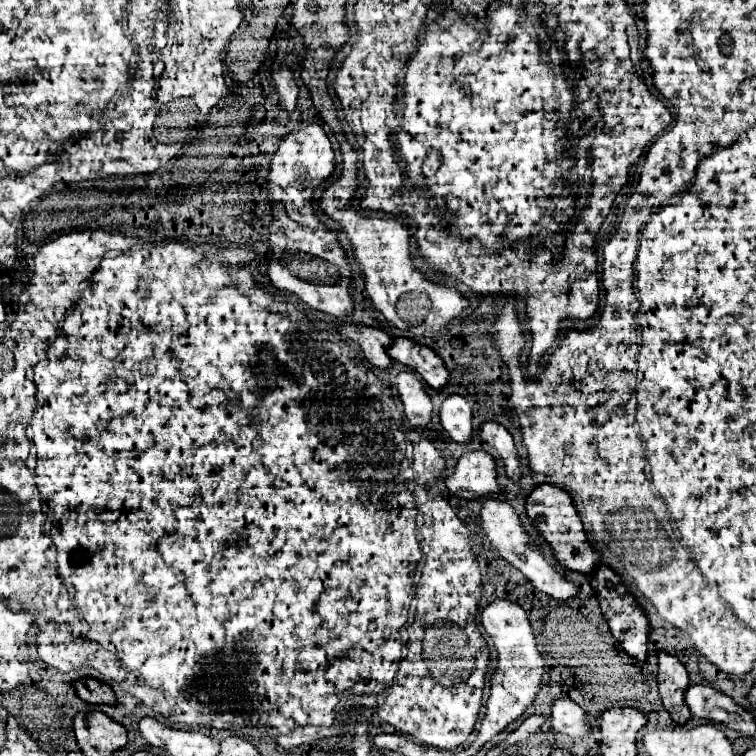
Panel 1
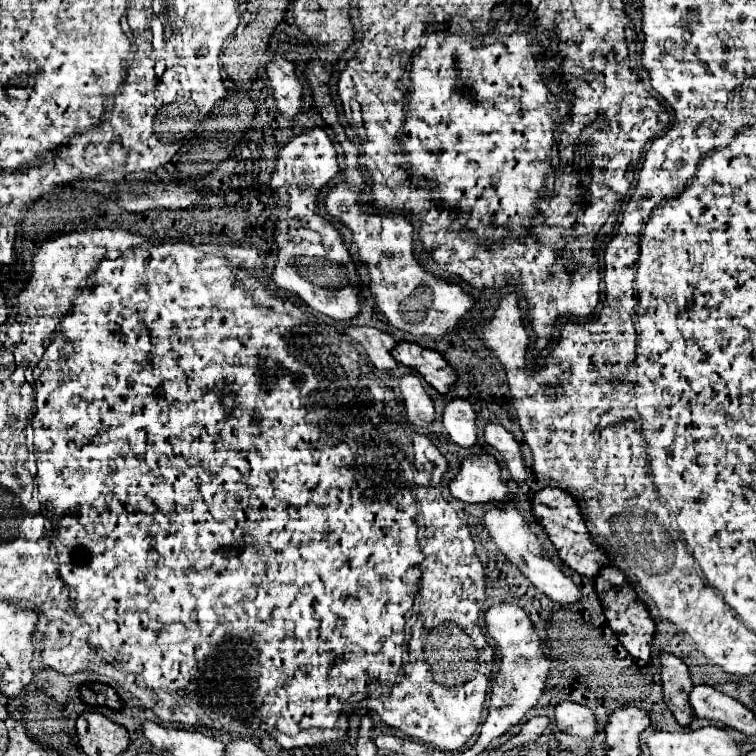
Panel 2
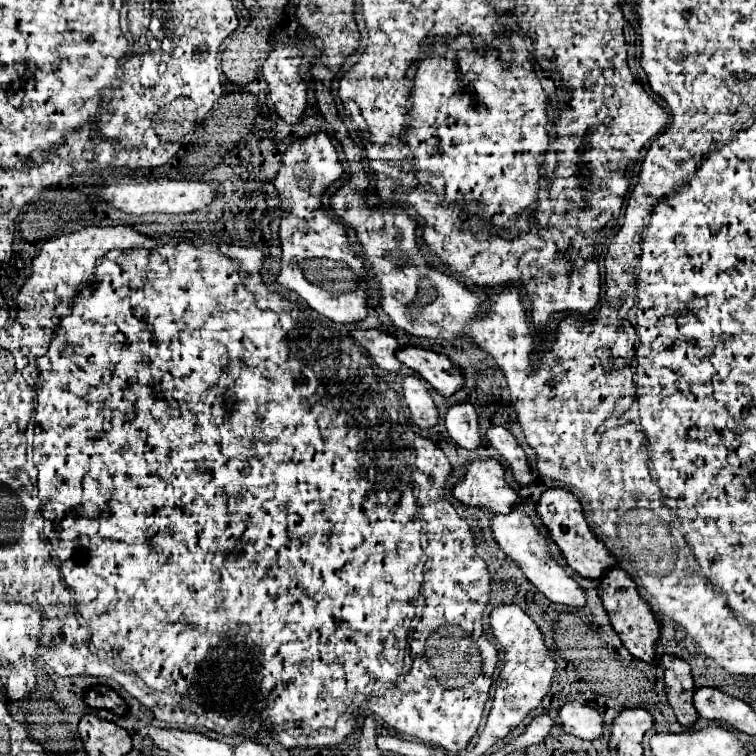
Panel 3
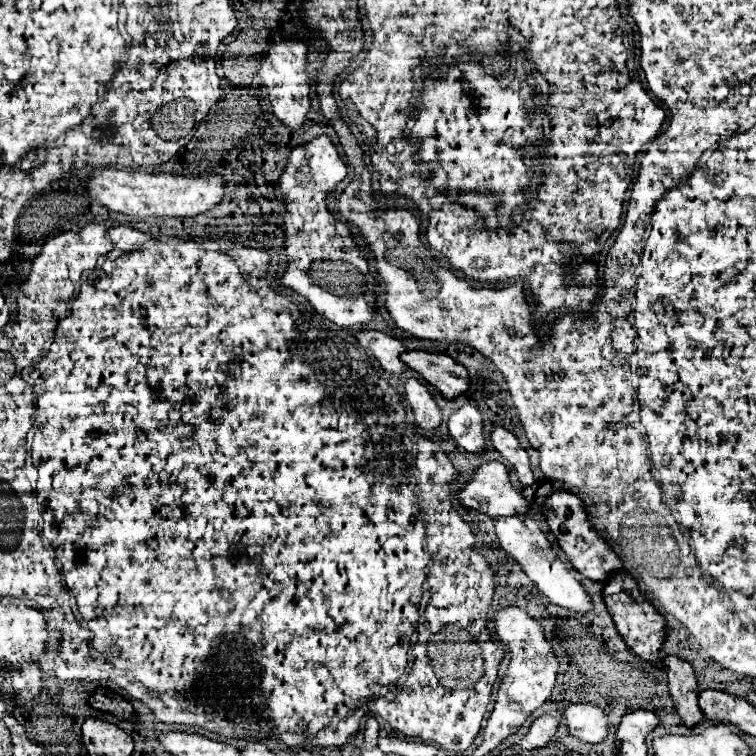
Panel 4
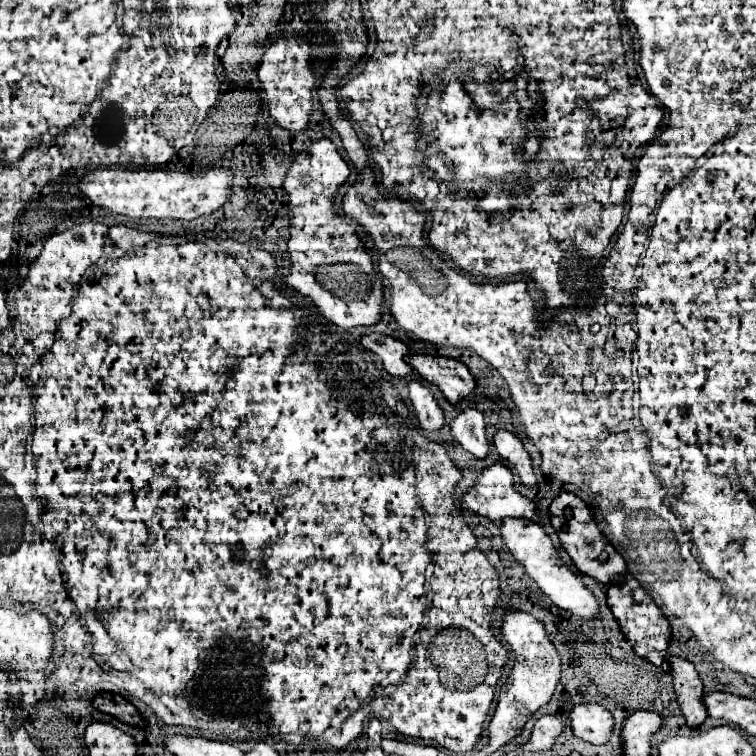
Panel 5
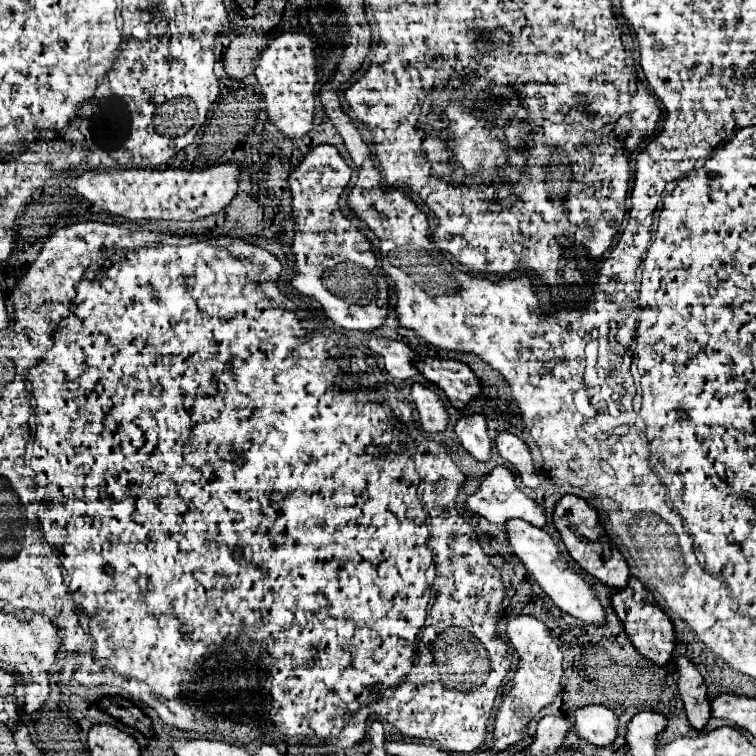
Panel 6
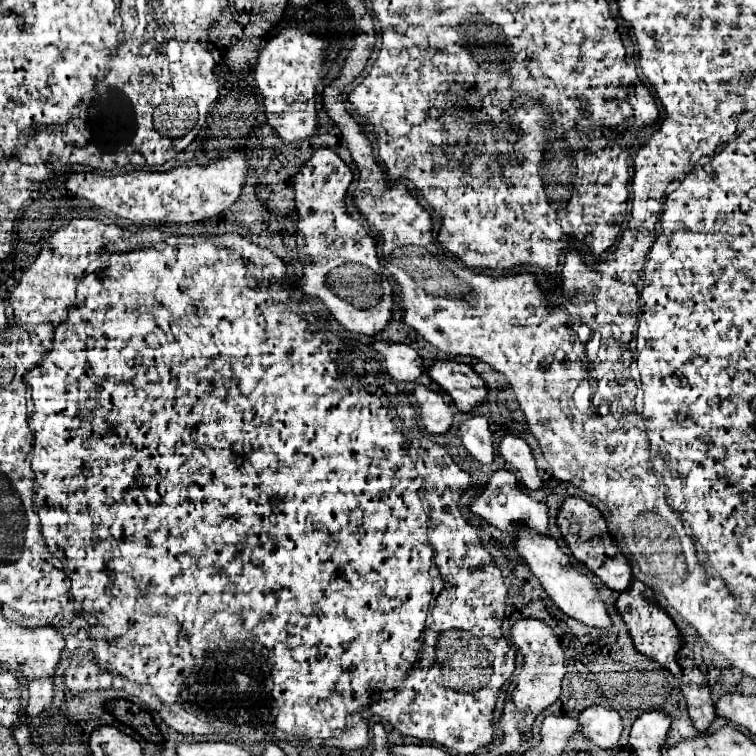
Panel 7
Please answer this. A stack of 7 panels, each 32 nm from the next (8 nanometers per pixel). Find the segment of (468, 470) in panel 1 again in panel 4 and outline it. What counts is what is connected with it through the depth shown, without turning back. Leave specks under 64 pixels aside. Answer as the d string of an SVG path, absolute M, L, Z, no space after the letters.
M498 460L476 466L470 480L456 492L456 496L462 506L474 508L492 518L528 510L526 498L512 488L508 470Z

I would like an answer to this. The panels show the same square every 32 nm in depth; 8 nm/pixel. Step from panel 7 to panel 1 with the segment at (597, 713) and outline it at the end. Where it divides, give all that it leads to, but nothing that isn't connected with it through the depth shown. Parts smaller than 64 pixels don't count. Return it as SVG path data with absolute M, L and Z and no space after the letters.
M568 698L554 700L550 716L550 732L566 736L588 736L592 732L592 722L586 712Z

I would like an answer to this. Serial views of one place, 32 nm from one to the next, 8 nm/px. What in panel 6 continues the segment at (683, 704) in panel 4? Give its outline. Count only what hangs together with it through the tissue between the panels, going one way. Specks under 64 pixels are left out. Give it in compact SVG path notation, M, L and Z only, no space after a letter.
M674 658L676 668L676 688L680 692L680 698L684 702L684 712L688 716L688 722L692 728L702 730L710 718L708 712L708 696L706 696L706 684L696 670L696 666L688 658Z

